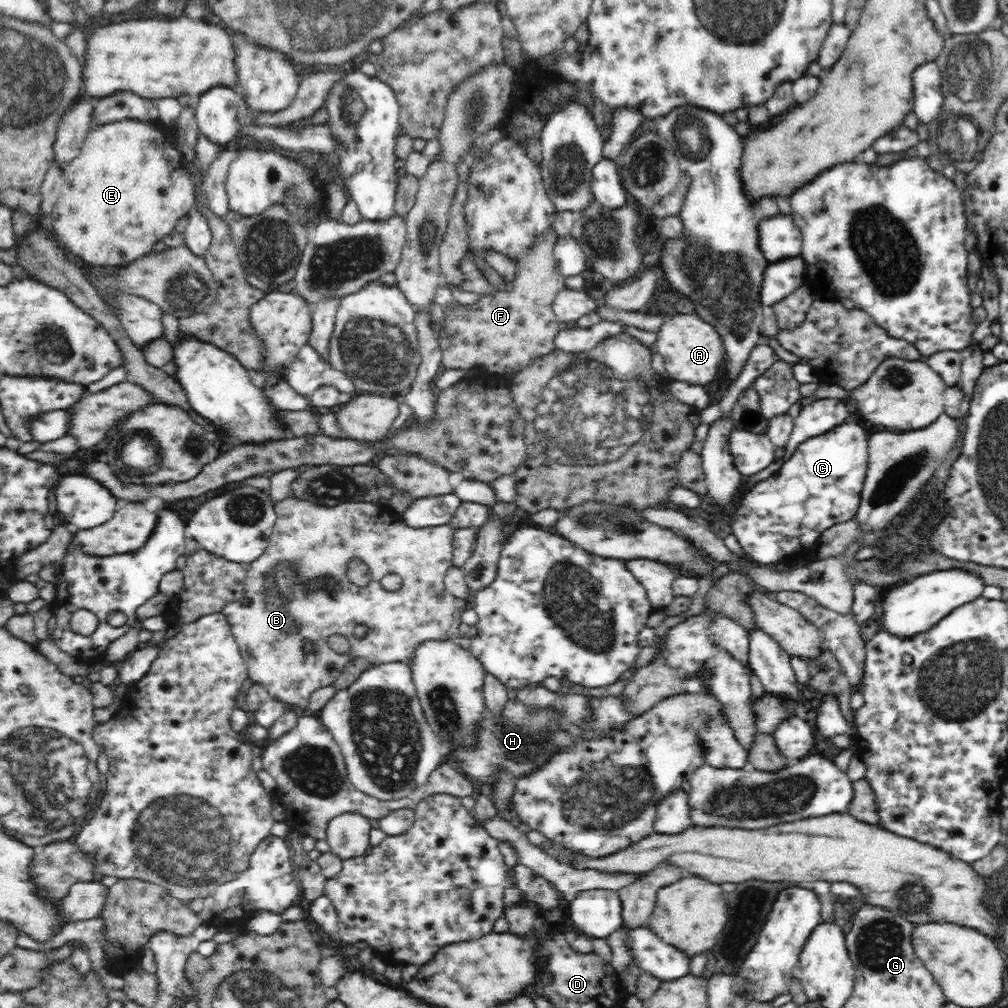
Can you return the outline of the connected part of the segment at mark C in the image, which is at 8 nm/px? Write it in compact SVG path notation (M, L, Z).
M846 422L822 436L801 442L773 475L754 484L741 497L726 528L734 534L747 559L768 565L801 557L817 548L818 538L830 526L856 516L869 457L867 433L860 425Z

